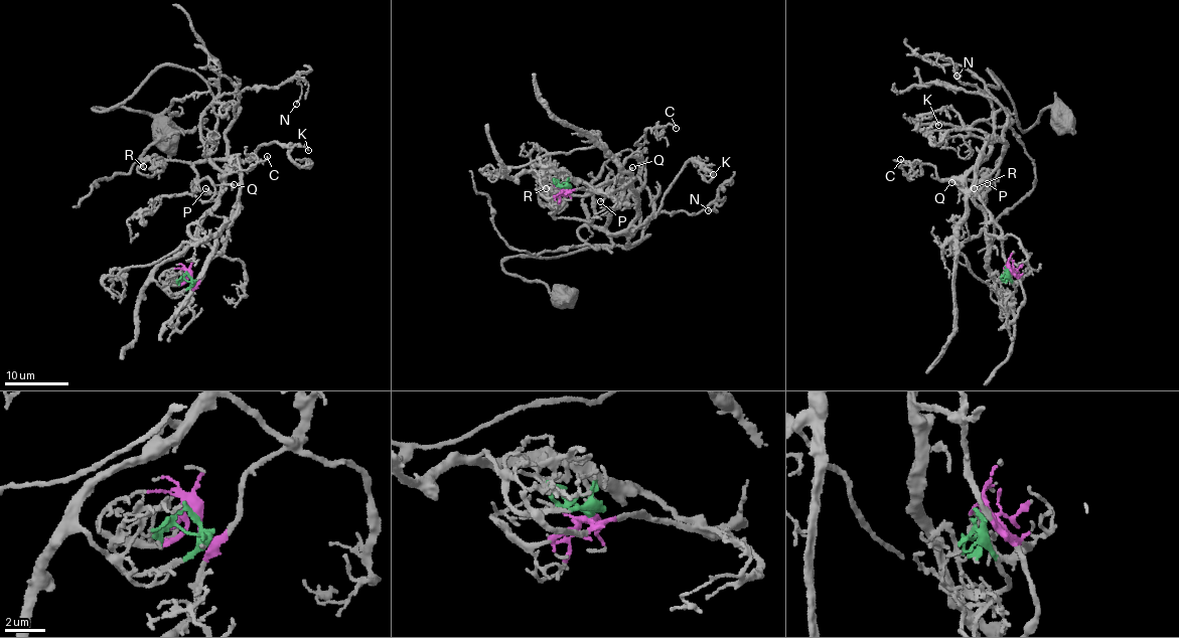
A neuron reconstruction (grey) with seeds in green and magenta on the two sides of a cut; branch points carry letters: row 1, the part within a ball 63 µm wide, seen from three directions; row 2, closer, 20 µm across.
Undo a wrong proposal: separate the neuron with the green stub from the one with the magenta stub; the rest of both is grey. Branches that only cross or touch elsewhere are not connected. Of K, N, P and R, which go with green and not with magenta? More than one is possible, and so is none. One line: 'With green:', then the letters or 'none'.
With green: N

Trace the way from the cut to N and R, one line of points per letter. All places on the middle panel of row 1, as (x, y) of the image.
N: (566, 188), (532, 171), (621, 183), (605, 226), (618, 235), (660, 213), (697, 214), (715, 203), (708, 210)
R: (566, 188), (605, 194), (629, 186), (638, 211), (626, 228), (606, 233), (556, 217), (565, 201), (545, 189)

